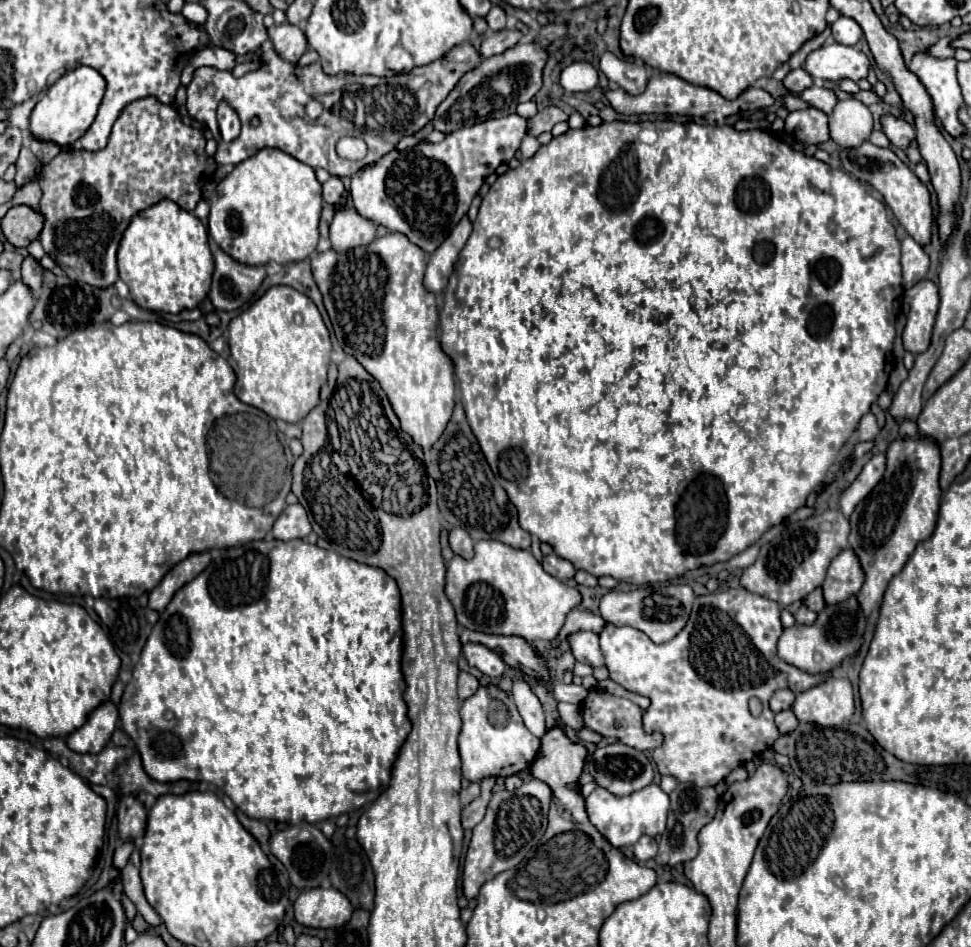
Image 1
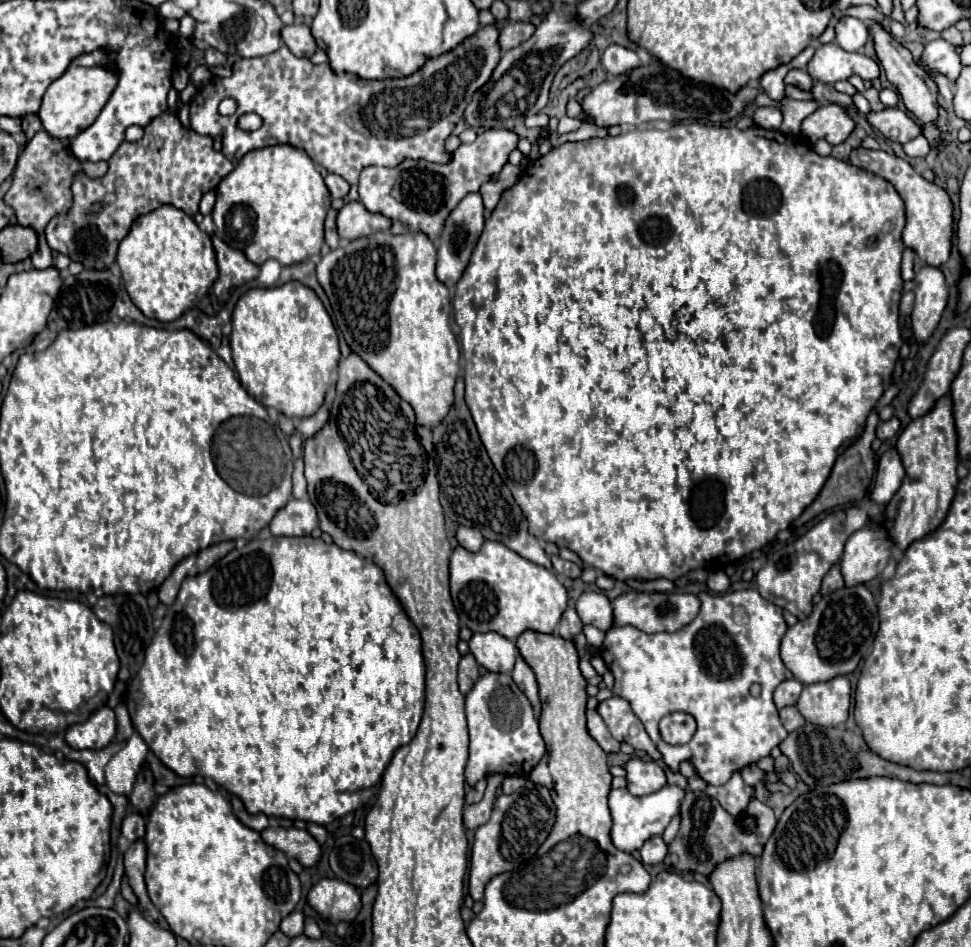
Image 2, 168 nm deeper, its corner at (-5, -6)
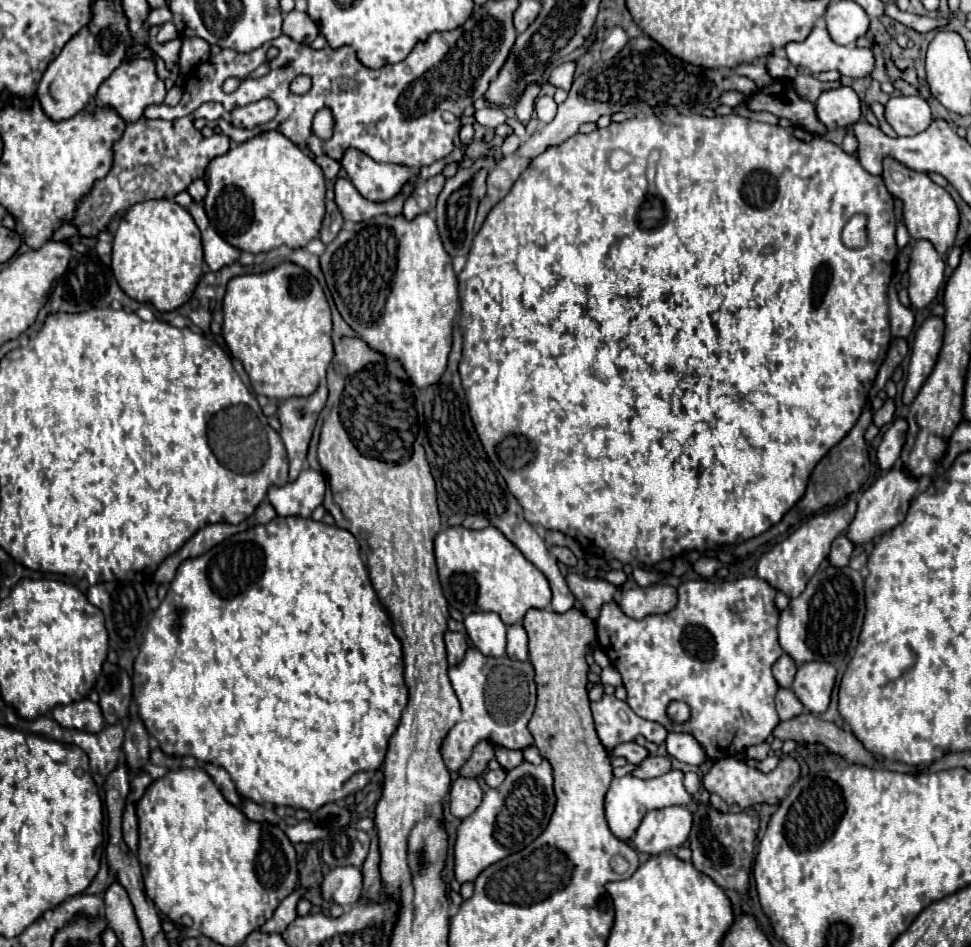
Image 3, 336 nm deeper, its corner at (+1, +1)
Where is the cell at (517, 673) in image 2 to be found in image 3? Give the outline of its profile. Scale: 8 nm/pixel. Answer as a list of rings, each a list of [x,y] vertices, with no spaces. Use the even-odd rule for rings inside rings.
[[[522,623],[508,627],[506,655],[514,661],[526,661],[528,659],[528,637],[526,637]]]

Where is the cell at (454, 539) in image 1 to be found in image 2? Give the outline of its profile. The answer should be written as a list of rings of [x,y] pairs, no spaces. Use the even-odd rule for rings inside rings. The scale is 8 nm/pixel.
[[[460,526],[456,532],[456,538],[458,538],[458,544],[470,552],[478,552],[484,542],[482,532],[478,528],[468,528],[468,526]]]

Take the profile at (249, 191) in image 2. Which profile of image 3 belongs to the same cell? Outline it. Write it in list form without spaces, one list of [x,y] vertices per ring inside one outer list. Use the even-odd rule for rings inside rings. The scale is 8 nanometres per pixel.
[[[278,131],[260,133],[210,161],[204,181],[208,185],[204,209],[210,225],[240,251],[256,255],[282,245],[300,249],[318,237],[326,193],[322,169]]]

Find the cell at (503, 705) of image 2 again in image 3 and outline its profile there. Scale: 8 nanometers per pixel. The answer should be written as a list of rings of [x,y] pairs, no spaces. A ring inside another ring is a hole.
[[[468,649],[462,665],[450,667],[448,675],[462,705],[462,719],[454,725],[454,729],[448,733],[442,745],[442,757],[452,773],[460,771],[460,767],[470,759],[472,749],[482,739],[504,749],[520,749],[520,751],[534,743],[526,727],[536,705],[534,669],[530,661],[520,663],[510,661],[508,657],[494,659],[484,657],[482,653],[478,653],[478,649]]]

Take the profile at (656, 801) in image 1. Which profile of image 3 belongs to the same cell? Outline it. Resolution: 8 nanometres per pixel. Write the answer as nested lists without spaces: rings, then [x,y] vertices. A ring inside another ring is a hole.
[[[668,771],[666,775],[654,777],[654,779],[636,779],[636,777],[614,777],[610,783],[610,789],[606,793],[604,799],[604,807],[606,807],[606,821],[610,831],[622,839],[628,841],[634,837],[638,825],[642,823],[642,817],[652,811],[652,809],[664,809],[670,805],[688,805],[692,801],[692,797],[686,793],[684,785],[682,785],[684,773],[682,771]]]

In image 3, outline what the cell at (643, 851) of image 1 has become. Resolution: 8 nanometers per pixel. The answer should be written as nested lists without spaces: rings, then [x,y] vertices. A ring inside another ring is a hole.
[[[672,805],[646,813],[634,835],[634,847],[642,853],[656,855],[680,847],[690,833],[692,817],[686,807]]]

